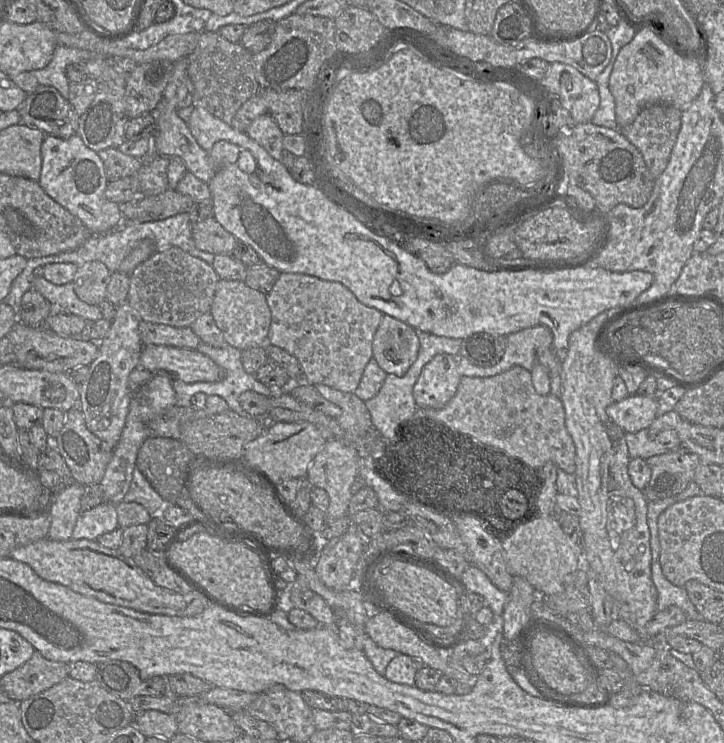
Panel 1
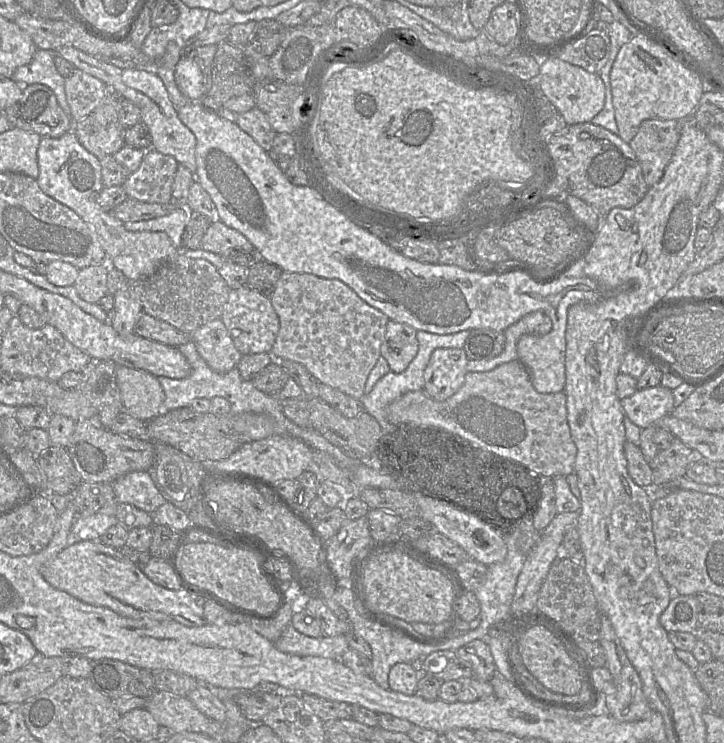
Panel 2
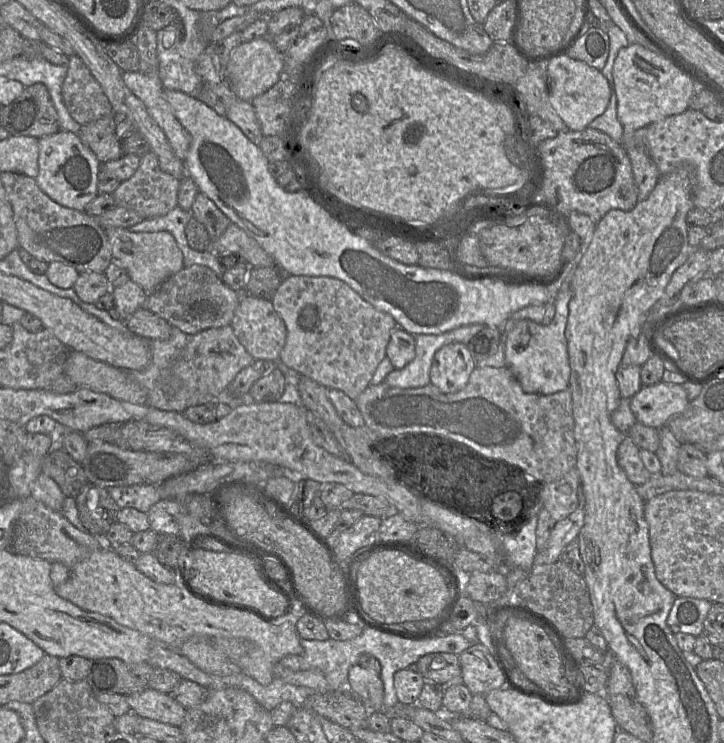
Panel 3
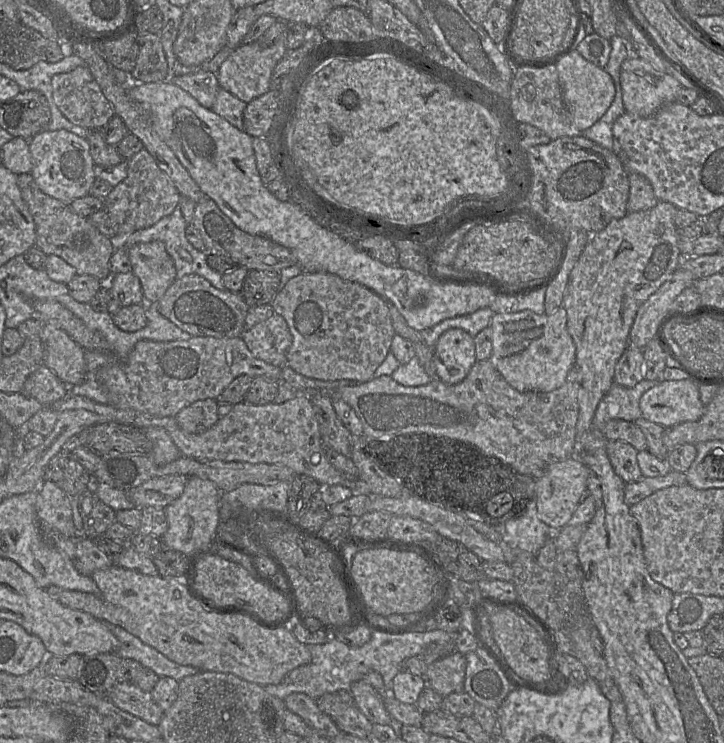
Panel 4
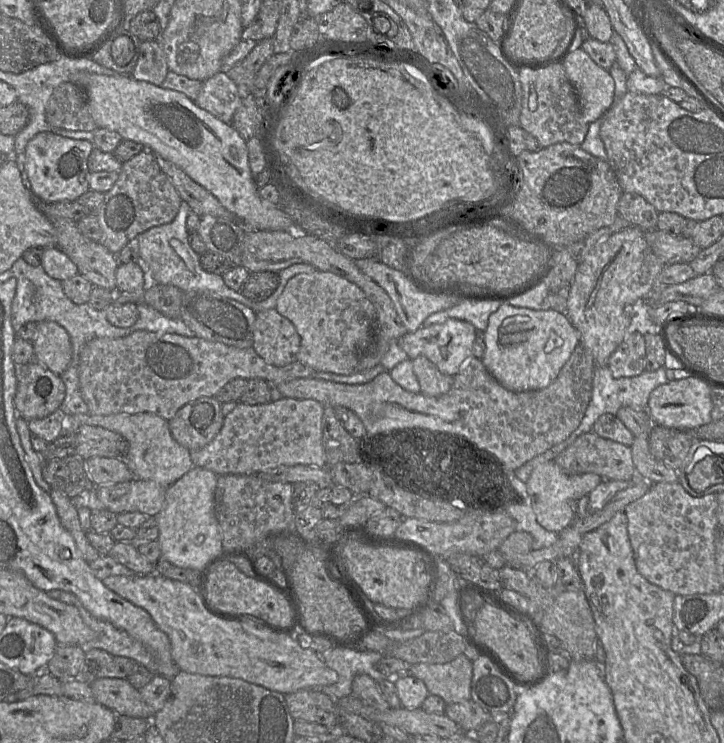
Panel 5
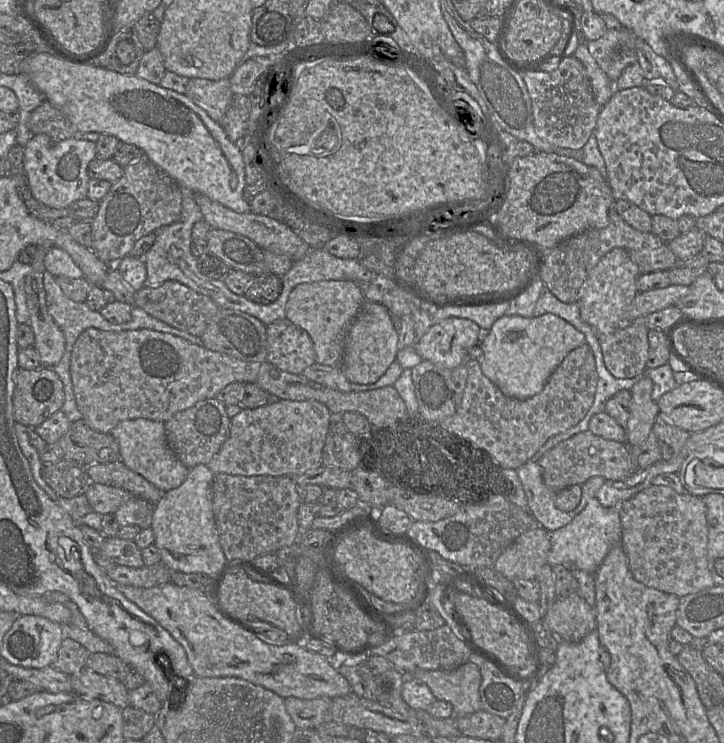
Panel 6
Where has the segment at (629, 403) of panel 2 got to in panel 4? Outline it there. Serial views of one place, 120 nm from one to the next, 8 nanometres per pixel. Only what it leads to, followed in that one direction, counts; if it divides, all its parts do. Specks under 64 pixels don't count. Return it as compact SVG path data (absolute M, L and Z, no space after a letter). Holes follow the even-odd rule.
M690 378L658 382L642 395L639 406L643 418L664 428L697 421L705 410L699 384Z

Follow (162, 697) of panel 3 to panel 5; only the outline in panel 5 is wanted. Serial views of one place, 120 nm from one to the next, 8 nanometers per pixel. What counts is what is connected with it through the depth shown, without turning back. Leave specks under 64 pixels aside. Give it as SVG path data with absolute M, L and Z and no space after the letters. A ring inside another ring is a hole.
M100 678L90 687L97 703L113 710L117 715L152 719L155 714L126 678Z

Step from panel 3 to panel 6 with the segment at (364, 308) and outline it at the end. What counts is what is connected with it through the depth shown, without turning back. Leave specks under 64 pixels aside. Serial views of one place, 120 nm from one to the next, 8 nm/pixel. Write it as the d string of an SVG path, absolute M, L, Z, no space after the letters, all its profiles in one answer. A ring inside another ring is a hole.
M322 280L301 283L293 288L285 305L286 318L310 335L316 363L342 368L344 345L348 330L365 297L352 280Z

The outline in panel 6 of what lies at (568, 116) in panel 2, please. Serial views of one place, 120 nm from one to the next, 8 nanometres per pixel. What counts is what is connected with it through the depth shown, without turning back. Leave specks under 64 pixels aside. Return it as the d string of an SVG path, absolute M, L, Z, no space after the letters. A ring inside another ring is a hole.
M583 39L583 43L579 44L573 56L583 64L590 79L597 103L599 105L605 105L616 91L614 89L615 81L611 81L608 78L595 59L590 55L586 41L587 40Z

